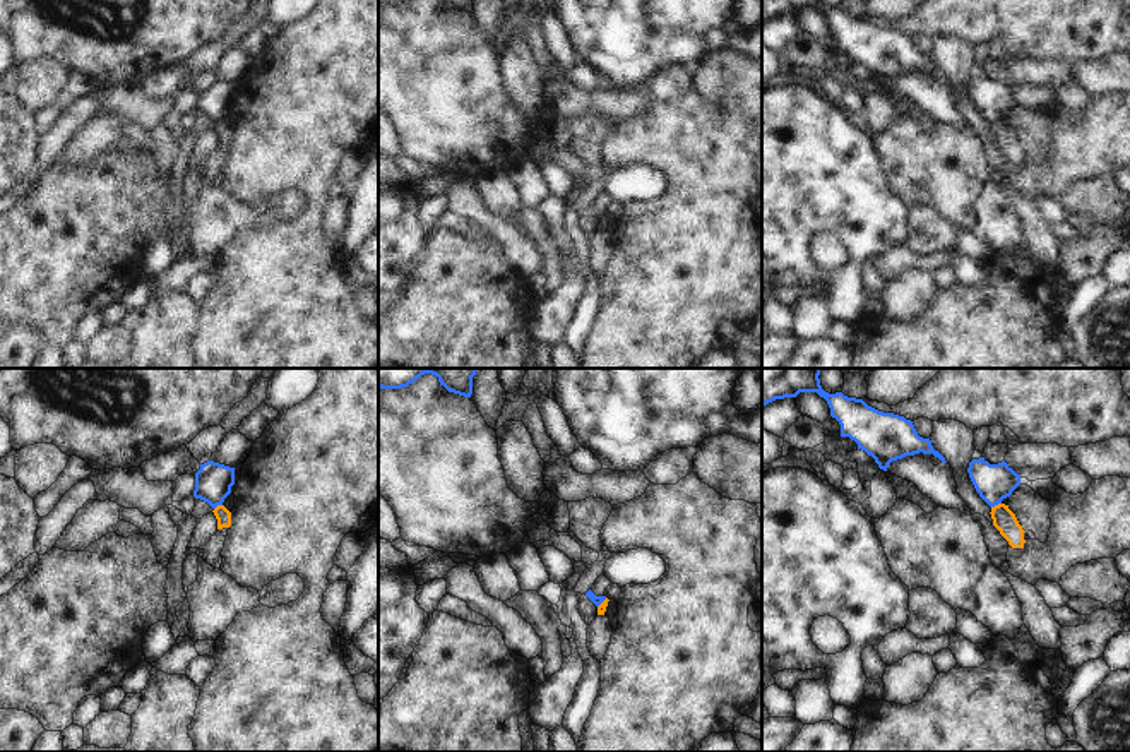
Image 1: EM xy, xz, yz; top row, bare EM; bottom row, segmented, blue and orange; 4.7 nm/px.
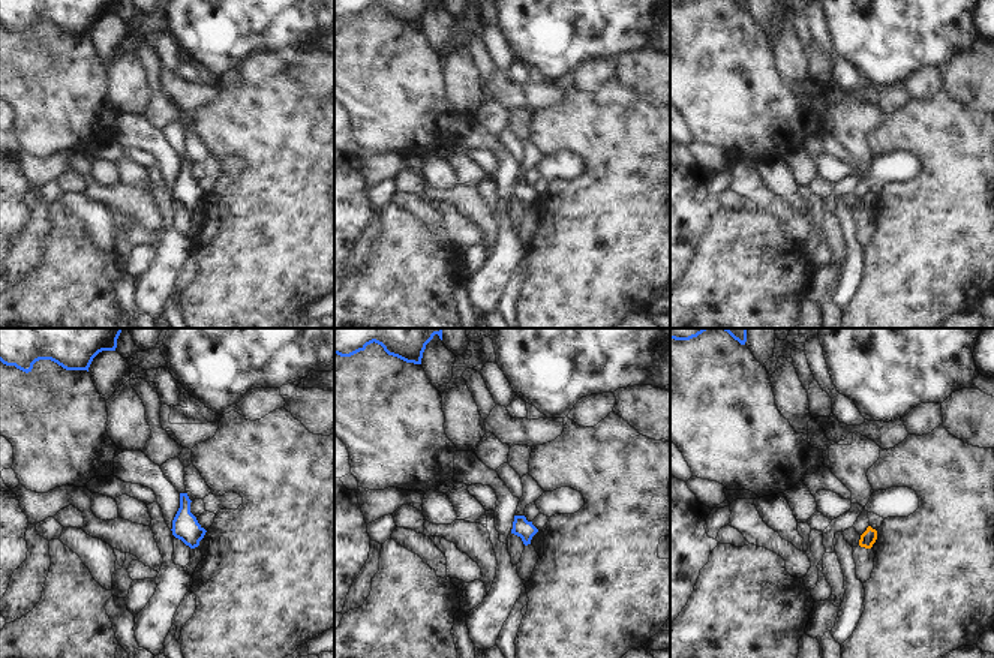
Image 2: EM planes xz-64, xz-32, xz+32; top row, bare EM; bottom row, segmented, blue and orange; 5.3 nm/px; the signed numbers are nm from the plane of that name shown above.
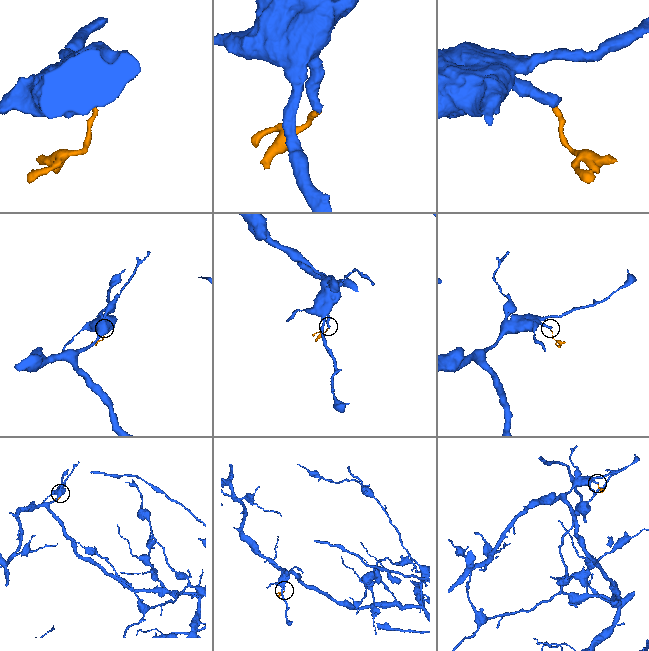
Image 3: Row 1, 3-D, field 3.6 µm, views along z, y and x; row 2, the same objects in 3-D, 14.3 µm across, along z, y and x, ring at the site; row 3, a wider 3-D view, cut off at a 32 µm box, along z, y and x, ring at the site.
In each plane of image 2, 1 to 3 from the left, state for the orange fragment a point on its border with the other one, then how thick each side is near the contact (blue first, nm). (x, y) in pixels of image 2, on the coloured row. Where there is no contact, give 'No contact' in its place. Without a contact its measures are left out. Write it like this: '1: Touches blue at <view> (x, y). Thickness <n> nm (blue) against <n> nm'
1: No contact
2: No contact
3: No contact.

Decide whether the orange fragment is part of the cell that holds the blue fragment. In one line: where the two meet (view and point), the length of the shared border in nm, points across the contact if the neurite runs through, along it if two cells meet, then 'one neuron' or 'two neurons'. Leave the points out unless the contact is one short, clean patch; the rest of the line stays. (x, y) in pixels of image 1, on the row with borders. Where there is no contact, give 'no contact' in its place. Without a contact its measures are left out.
meets blue in yz at (995, 504); contact 50 nm long; border along yz (1000, 502), (992, 507); two neurons

